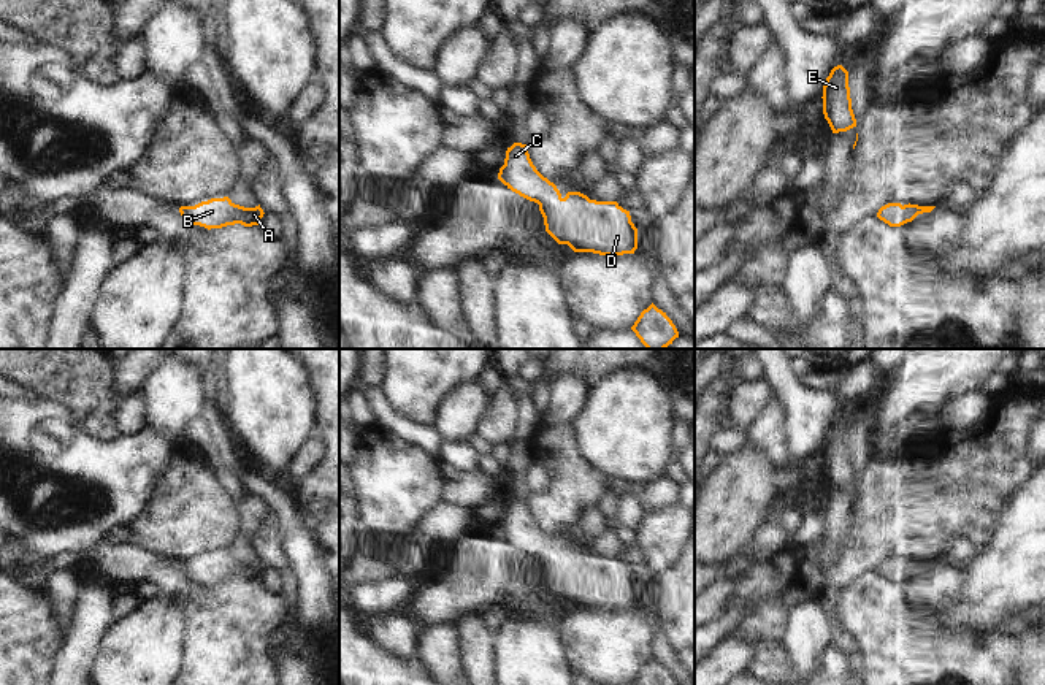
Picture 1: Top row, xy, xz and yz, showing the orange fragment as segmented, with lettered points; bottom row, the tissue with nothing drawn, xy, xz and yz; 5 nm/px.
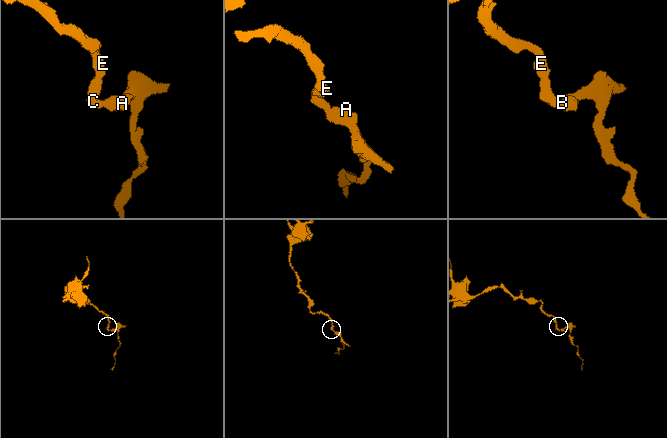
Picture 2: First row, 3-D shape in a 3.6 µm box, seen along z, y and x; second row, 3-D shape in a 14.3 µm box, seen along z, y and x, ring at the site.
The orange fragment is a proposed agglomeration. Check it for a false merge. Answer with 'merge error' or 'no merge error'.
no merge error

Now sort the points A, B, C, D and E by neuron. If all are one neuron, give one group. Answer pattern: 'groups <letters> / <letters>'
groups A B C D E

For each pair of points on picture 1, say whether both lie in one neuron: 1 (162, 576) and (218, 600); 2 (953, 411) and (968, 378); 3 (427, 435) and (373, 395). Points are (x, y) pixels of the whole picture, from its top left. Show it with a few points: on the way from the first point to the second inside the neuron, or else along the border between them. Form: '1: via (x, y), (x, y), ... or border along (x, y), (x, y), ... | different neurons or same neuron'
1: border along (192, 581), (191, 589), (173, 600) | different neurons
2: border along (990, 389), (968, 392), (952, 398), (941, 408) | different neurons
3: via (413, 433), (397, 425), (381, 409) | same neuron

